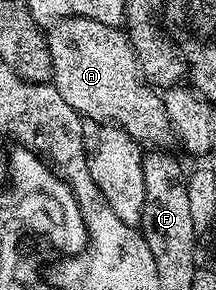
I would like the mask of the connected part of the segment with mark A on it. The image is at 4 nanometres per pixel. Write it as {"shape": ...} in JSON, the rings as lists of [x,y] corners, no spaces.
{"shape":[[[69,16],[49,25],[46,41],[52,54],[54,89],[79,116],[95,124],[112,124],[116,128],[123,128],[140,146],[166,146],[172,140],[170,119],[164,110],[162,97],[142,79],[134,47],[130,44],[129,35],[121,27],[113,28],[92,18]]]}

